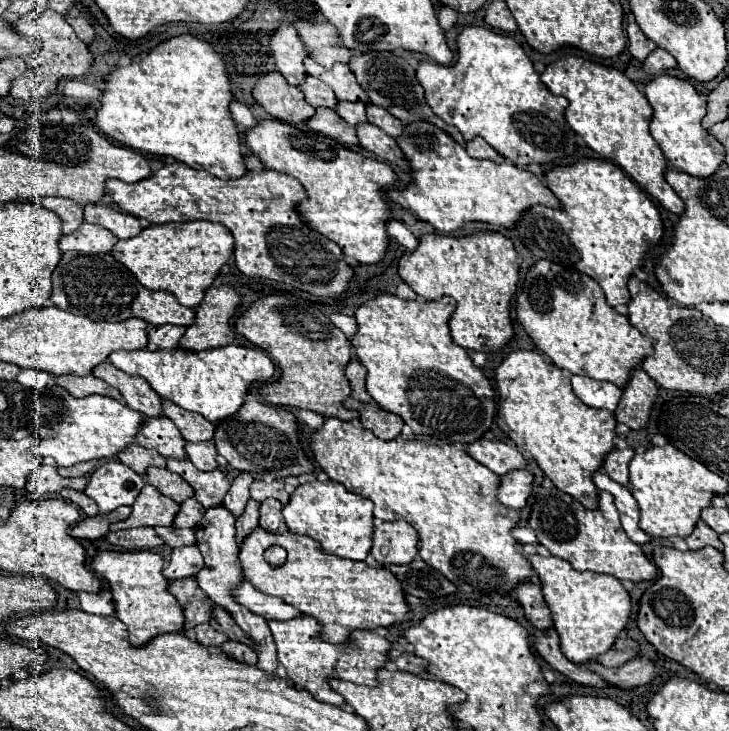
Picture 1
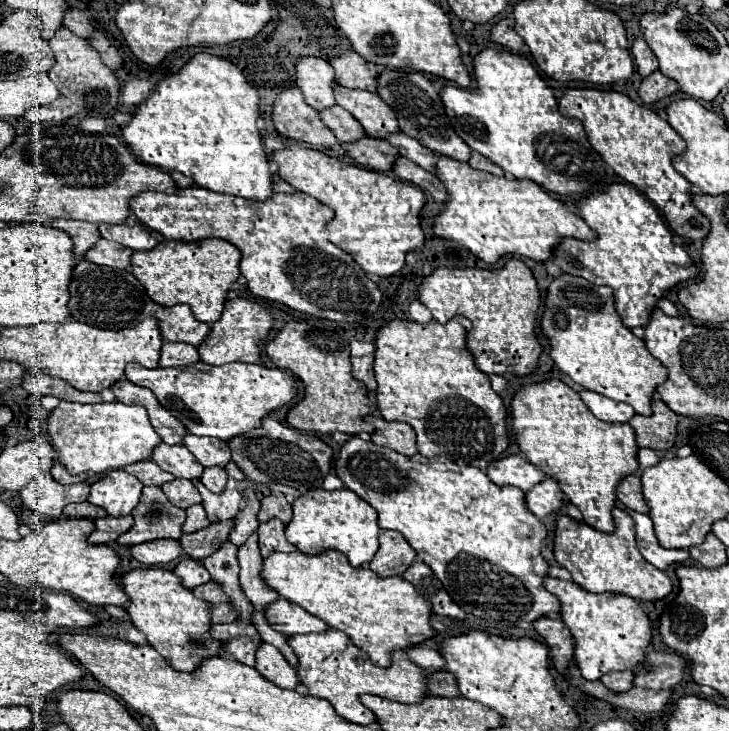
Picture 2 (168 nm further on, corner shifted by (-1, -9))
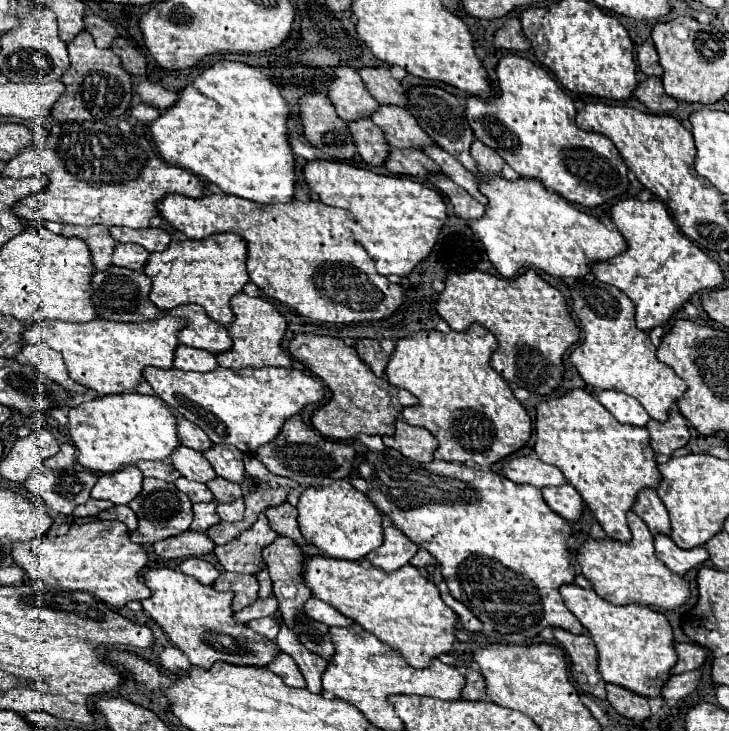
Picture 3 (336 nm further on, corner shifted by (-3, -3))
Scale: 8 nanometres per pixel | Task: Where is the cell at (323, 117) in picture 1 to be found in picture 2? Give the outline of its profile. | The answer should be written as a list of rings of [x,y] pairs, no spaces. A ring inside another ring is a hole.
[[[360,138],[354,142],[340,142],[344,154],[348,154],[352,160],[358,164],[372,168],[372,170],[390,170],[394,156],[398,150],[390,146],[386,140],[376,140],[376,138]]]

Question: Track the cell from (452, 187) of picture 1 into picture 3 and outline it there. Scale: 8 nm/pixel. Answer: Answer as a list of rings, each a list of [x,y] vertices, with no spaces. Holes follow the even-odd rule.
[[[494,176],[476,180],[488,198],[488,206],[480,220],[472,220],[470,228],[478,234],[492,264],[504,278],[514,278],[522,270],[532,268],[556,278],[584,278],[590,274],[594,262],[614,258],[628,248],[618,230],[608,230],[598,218],[548,192],[538,180],[520,178],[518,182],[510,182]]]

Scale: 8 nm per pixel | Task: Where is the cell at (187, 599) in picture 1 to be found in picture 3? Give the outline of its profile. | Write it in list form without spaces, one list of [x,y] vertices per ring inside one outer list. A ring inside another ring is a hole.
[[[224,572],[214,582],[214,588],[216,590],[230,590],[230,592],[234,592],[232,608],[236,612],[258,600],[258,580],[256,580],[256,576]]]

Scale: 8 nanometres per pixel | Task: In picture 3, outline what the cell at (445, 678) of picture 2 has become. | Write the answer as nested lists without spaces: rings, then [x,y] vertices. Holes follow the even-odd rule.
[[[466,668],[466,686],[462,692],[464,700],[482,700],[486,698],[486,688],[484,688],[484,676]]]

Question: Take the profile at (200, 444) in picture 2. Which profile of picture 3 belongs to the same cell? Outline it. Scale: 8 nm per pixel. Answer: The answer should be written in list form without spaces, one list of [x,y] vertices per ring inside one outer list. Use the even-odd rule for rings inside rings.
[[[218,444],[212,446],[208,452],[204,452],[204,456],[210,460],[212,468],[216,470],[216,474],[220,478],[226,478],[234,484],[242,484],[246,478],[246,470],[244,470],[244,454],[240,450],[236,450],[230,444]]]

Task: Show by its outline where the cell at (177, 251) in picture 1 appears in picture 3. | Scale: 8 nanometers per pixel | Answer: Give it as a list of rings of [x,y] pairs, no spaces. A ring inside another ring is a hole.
[[[214,234],[204,240],[172,240],[168,250],[152,252],[144,274],[152,280],[150,300],[160,310],[172,310],[180,304],[200,304],[208,316],[222,326],[234,322],[230,298],[242,292],[248,282],[246,272],[248,244],[236,234]]]

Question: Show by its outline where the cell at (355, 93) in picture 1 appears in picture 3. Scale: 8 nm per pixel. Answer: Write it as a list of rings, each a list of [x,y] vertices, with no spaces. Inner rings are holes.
[[[380,106],[370,118],[382,128],[392,148],[422,150],[424,146],[436,146],[436,142],[418,126],[416,118],[412,118],[404,108]]]

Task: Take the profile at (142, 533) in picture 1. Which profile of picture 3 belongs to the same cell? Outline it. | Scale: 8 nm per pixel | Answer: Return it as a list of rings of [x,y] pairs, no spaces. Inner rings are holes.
[[[192,530],[180,534],[180,536],[174,536],[174,538],[160,540],[154,544],[154,552],[166,560],[190,558],[190,556],[200,558],[204,554],[214,552],[214,548],[216,548],[216,544],[206,534],[192,532]]]

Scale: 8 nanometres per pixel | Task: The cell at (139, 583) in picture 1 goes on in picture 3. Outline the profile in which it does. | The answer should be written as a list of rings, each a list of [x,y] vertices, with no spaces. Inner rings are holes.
[[[156,568],[156,570],[148,570],[144,574],[144,582],[148,584],[148,588],[152,590],[152,596],[148,600],[142,600],[144,610],[160,624],[160,628],[168,634],[168,638],[188,656],[188,660],[198,666],[198,668],[212,668],[214,662],[222,660],[228,664],[236,664],[236,666],[258,666],[264,668],[268,666],[278,654],[280,648],[276,646],[276,642],[266,640],[264,636],[252,632],[246,624],[240,624],[234,620],[234,612],[232,612],[232,592],[218,592],[212,586],[204,586],[200,584],[196,578],[186,576],[182,572],[170,570],[170,568]],[[242,626],[242,634],[234,634],[234,630]]]

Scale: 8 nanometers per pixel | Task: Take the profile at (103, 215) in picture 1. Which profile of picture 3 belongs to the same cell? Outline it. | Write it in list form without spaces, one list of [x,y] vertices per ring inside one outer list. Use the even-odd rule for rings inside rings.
[[[110,228],[110,234],[118,242],[132,242],[144,246],[148,252],[164,252],[170,244],[170,232],[164,228]]]

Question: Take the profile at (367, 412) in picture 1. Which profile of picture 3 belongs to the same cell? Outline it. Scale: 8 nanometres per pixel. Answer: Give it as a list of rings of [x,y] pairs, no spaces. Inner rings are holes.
[[[404,420],[396,422],[396,436],[384,436],[382,440],[388,448],[396,448],[416,462],[432,462],[436,452],[436,438],[428,430],[410,426]]]

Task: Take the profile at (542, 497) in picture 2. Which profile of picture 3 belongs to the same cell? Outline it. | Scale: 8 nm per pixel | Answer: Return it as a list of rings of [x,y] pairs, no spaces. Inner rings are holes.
[[[564,484],[558,488],[542,488],[544,500],[548,502],[548,506],[558,512],[562,518],[570,520],[570,522],[578,522],[584,510],[584,500],[582,496],[576,492],[574,486]]]

